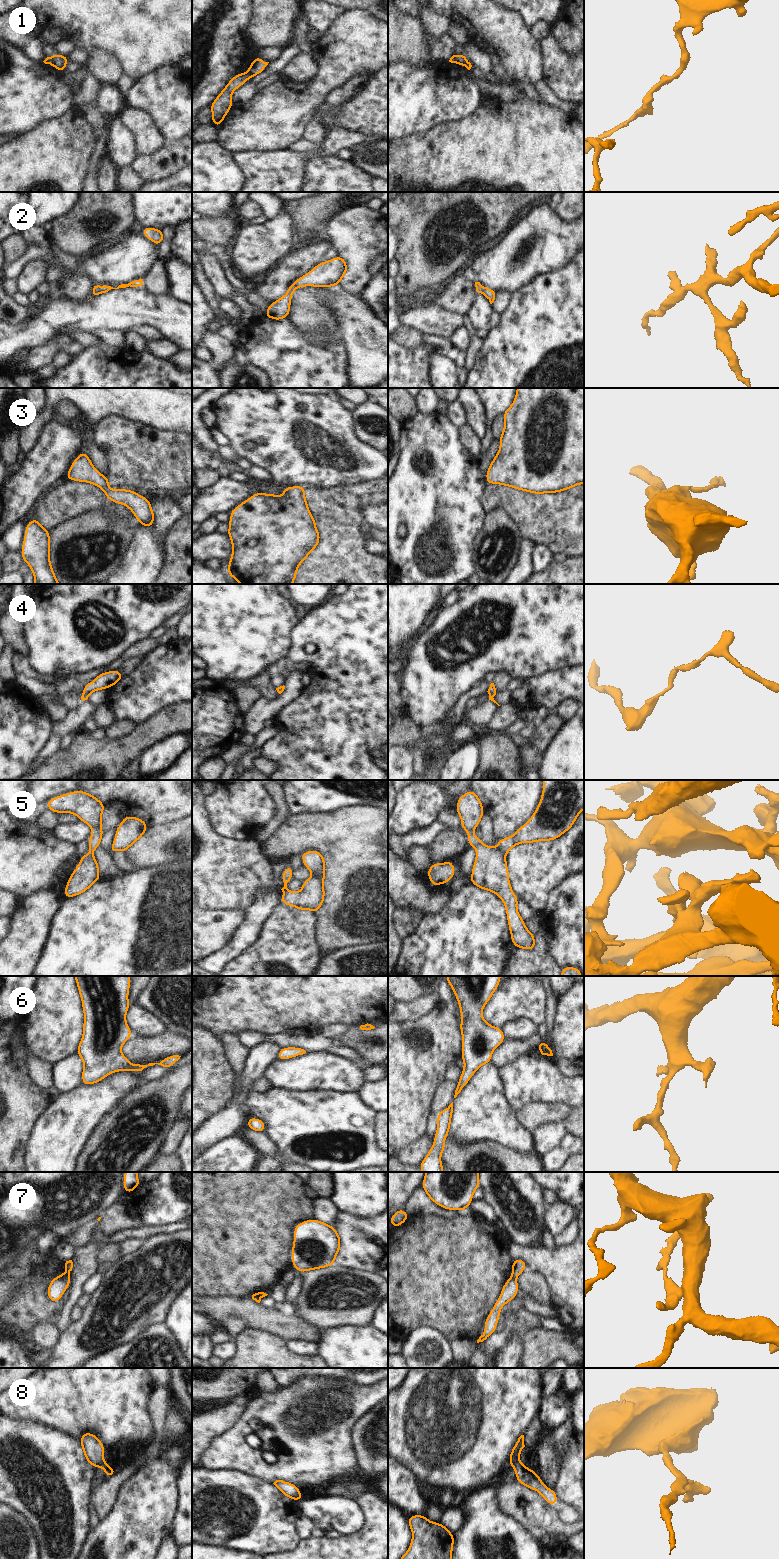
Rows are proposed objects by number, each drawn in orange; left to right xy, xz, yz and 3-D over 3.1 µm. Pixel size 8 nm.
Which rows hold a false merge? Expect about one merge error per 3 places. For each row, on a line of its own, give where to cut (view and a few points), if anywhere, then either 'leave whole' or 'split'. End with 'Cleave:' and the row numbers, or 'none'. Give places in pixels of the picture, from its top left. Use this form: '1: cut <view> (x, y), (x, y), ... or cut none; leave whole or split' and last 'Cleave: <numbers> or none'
1: cut xz (248, 71), (252, 76); split
2: cut none; leave whole
3: cut none; leave whole
4: cut none; leave whole
5: cut none; leave whole
6: cut none; leave whole
7: cut yz (510, 1277), (515, 1279); split
8: cut yz (518, 1459), (511, 1464); split
Cleave: 1, 7, 8

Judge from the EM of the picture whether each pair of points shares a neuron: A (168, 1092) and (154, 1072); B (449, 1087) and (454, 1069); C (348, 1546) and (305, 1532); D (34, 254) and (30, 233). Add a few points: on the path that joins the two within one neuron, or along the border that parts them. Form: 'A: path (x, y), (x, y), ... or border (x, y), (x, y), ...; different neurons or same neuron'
A: border (179, 1067), (174, 1067), (156, 1079), (141, 1082); different neurons
B: border (446, 1080), (457, 1082); different neurons
C: border (310, 1536), (301, 1540); different neurons
D: border (29, 243), (49, 247); different neurons

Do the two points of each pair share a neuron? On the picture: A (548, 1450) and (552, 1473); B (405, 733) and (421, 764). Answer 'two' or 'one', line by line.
A: one
B: one

